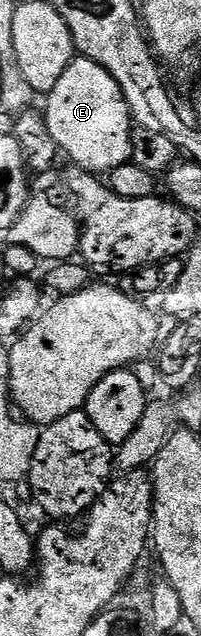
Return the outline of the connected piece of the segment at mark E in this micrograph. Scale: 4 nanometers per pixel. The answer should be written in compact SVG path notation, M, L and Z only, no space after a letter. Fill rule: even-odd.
M75 57L48 92L45 121L59 152L74 162L75 168L91 173L109 173L132 159L132 120L120 85L96 61Z

